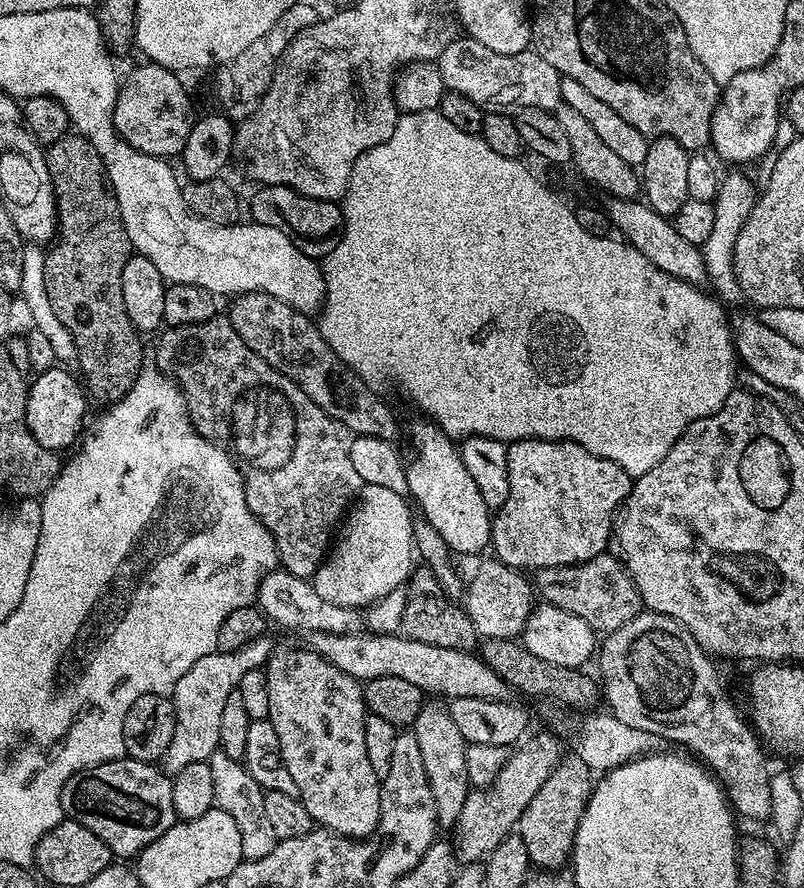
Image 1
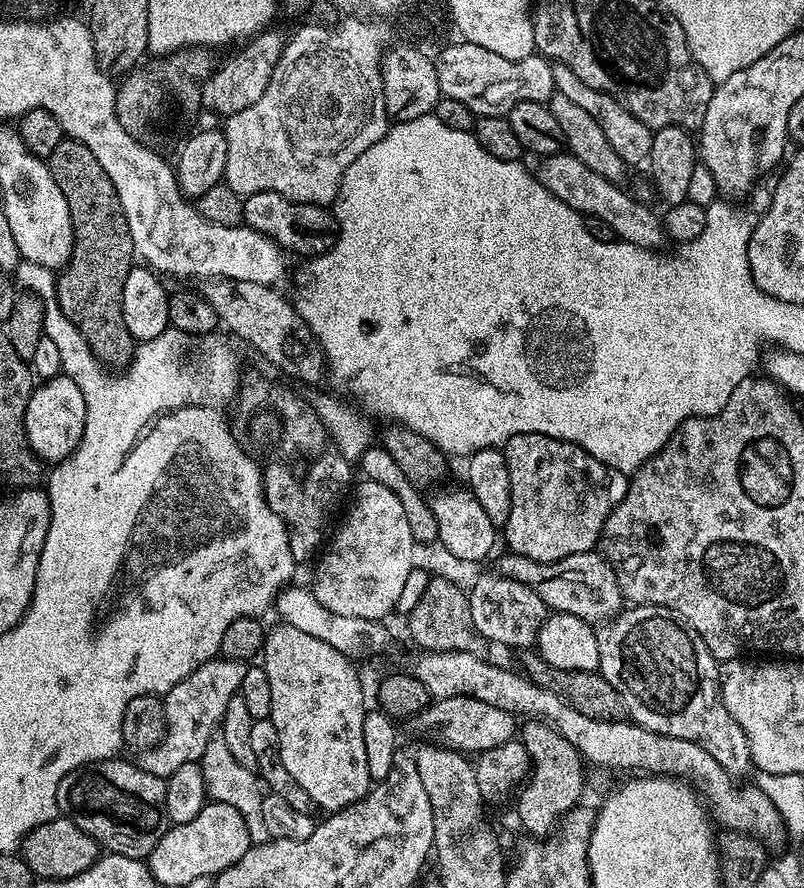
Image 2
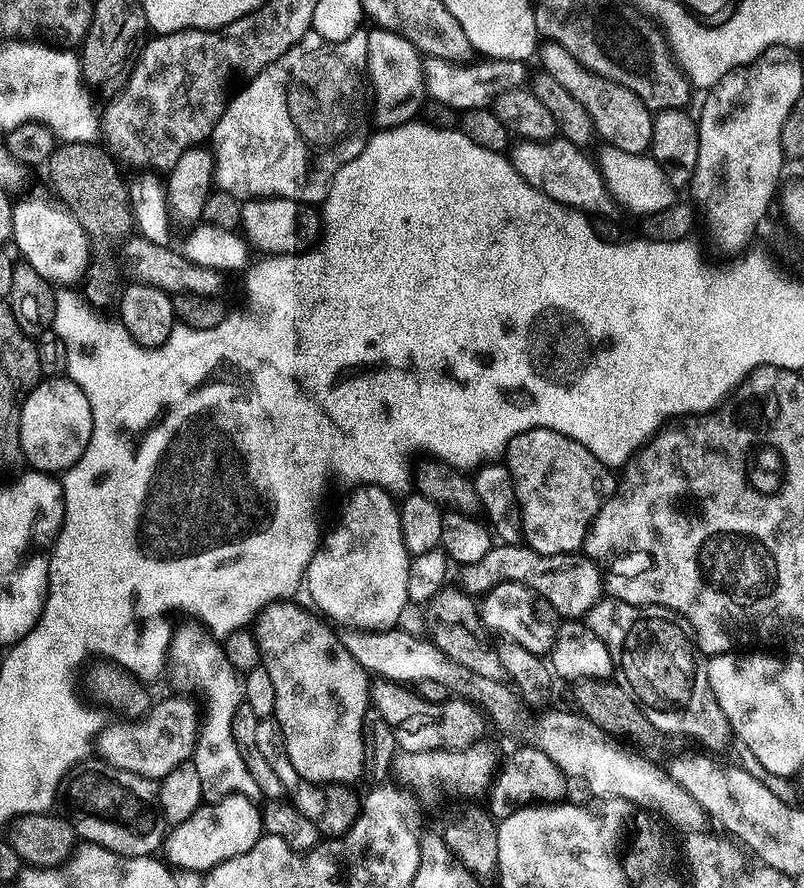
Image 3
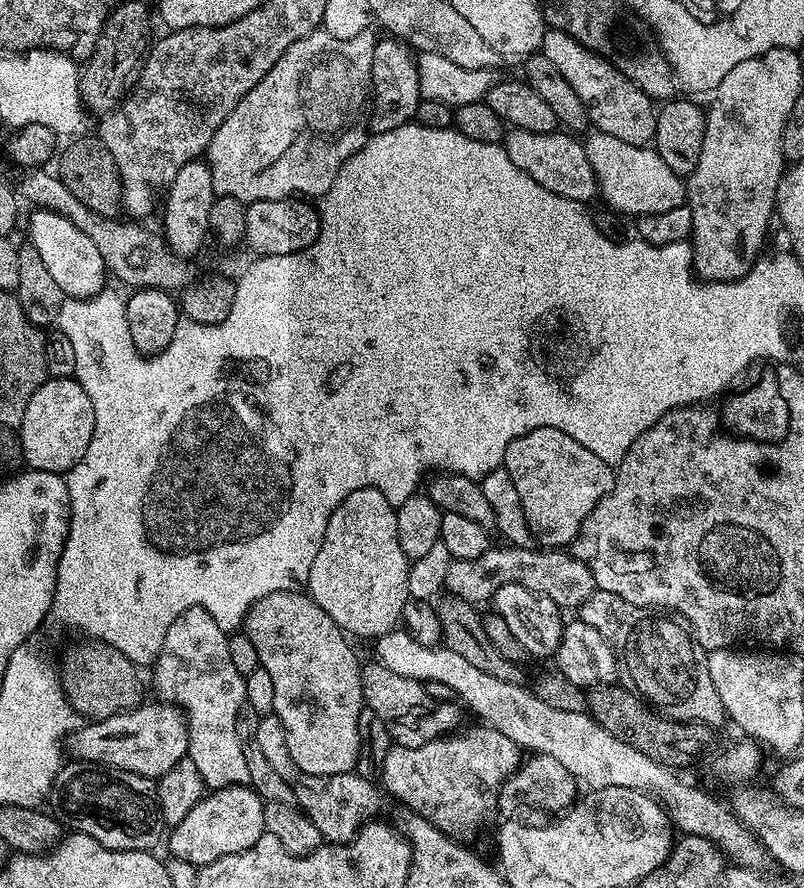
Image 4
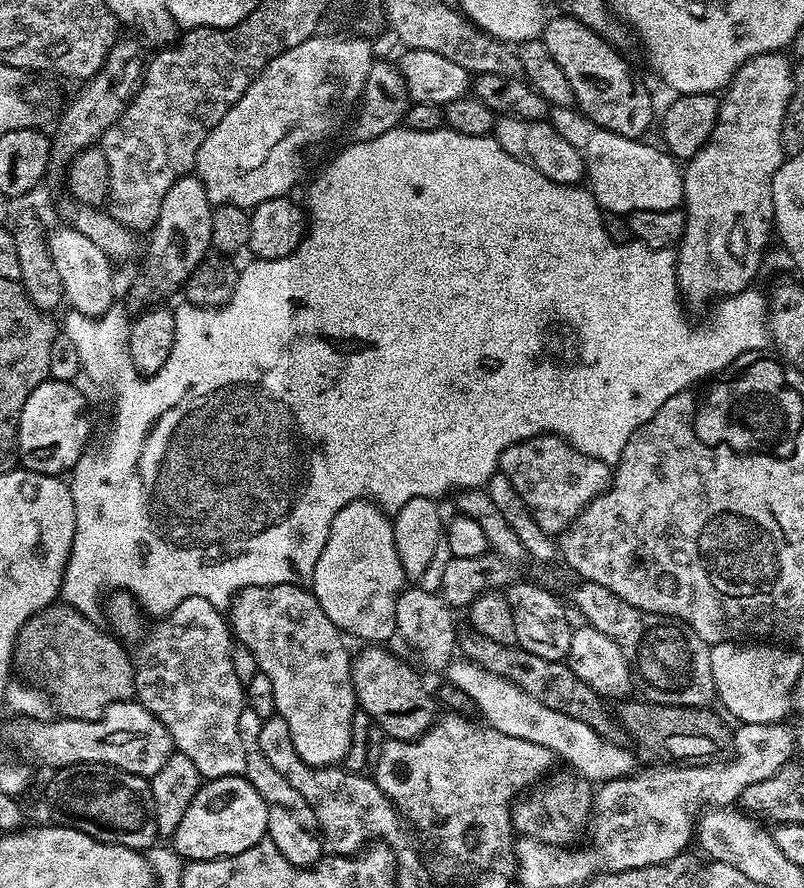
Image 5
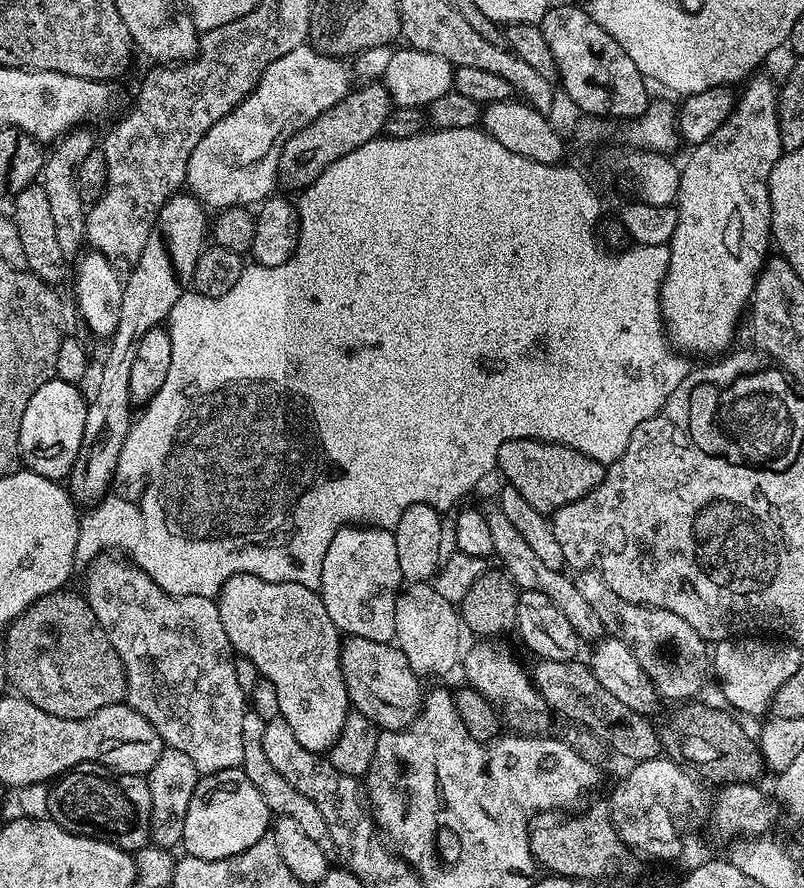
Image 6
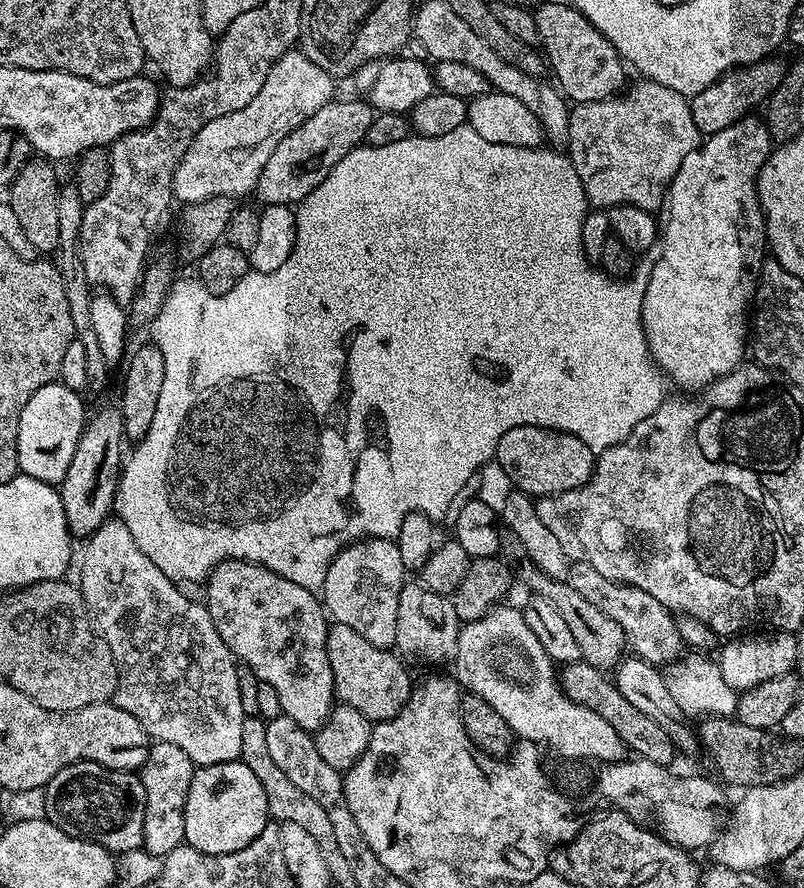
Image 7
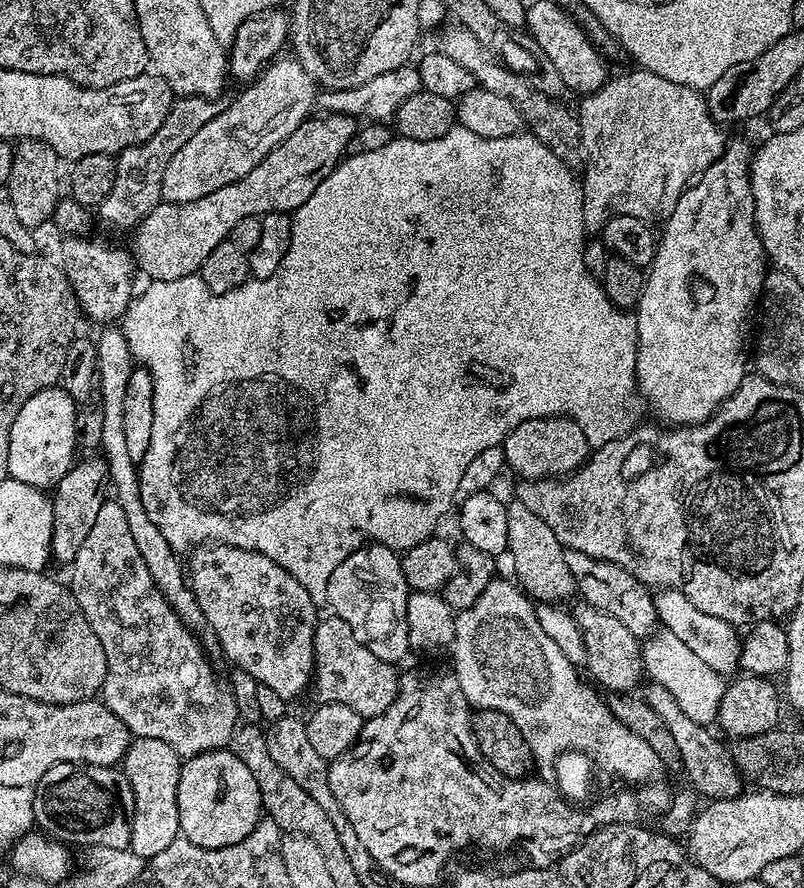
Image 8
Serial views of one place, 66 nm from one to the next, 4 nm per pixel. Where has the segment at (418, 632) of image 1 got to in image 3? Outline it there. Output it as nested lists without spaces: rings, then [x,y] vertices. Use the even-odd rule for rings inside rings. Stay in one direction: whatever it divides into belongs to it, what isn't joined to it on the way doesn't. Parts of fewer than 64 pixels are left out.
[[[442,587],[423,605],[422,611],[425,628],[423,631],[427,639],[431,640],[434,646],[438,646],[438,650],[442,650],[442,654],[446,654],[454,663],[460,664],[464,670],[477,677],[497,682],[505,679],[504,668],[499,661],[499,651],[492,649],[492,644],[488,641],[490,632],[480,620],[477,601],[463,588]]]

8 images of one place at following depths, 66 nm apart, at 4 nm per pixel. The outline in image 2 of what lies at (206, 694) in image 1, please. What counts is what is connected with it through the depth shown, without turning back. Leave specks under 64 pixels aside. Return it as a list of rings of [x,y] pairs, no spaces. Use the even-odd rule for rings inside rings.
[[[207,660],[189,676],[182,678],[182,682],[163,693],[165,734],[152,748],[145,748],[139,753],[140,768],[155,776],[166,778],[174,774],[174,770],[186,766],[186,762],[198,762],[202,754],[206,754],[206,746],[210,746],[221,727],[227,703],[238,692],[245,667],[245,661],[242,660]]]

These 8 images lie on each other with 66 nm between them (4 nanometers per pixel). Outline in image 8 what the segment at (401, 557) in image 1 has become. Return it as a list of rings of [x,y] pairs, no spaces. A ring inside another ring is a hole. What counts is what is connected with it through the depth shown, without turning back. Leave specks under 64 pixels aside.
[[[369,543],[367,546],[360,548],[356,552],[351,552],[343,562],[330,574],[328,583],[327,607],[337,616],[350,626],[354,638],[370,650],[378,659],[384,660],[393,666],[399,665],[399,660],[410,652],[407,636],[407,600],[410,589],[406,578],[402,574],[400,565],[400,556],[390,548],[385,548],[383,544]]]

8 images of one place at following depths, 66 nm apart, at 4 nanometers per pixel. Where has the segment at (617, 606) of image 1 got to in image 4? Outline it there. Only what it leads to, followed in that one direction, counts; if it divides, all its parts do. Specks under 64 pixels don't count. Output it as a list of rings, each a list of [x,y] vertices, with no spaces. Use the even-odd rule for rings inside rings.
[[[490,546],[486,554],[481,554],[479,558],[452,560],[449,570],[446,571],[445,589],[473,606],[480,606],[483,600],[491,601],[502,586],[518,583],[528,590],[548,596],[561,610],[579,610],[582,602],[586,602],[586,598],[590,598],[597,591],[592,572],[571,551],[503,547]]]

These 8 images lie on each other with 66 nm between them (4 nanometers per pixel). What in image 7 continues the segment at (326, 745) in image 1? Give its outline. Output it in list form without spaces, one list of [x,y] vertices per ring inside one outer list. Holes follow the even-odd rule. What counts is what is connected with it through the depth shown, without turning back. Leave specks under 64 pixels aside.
[[[224,560],[209,575],[206,581],[206,603],[214,626],[241,665],[254,672],[261,684],[274,686],[278,694],[280,711],[294,718],[302,730],[315,733],[328,721],[336,700],[334,674],[330,670],[330,658],[326,650],[326,638],[330,627],[329,617],[321,597],[315,592],[274,574],[274,570],[252,564],[249,560]]]

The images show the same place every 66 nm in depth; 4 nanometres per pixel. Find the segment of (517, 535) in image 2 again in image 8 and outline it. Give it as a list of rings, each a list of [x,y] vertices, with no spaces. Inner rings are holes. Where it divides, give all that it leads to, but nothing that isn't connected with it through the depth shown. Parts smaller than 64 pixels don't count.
[[[547,416],[527,420],[512,428],[504,439],[504,462],[517,472],[520,480],[563,478],[584,465],[590,449],[582,430],[567,416]]]

